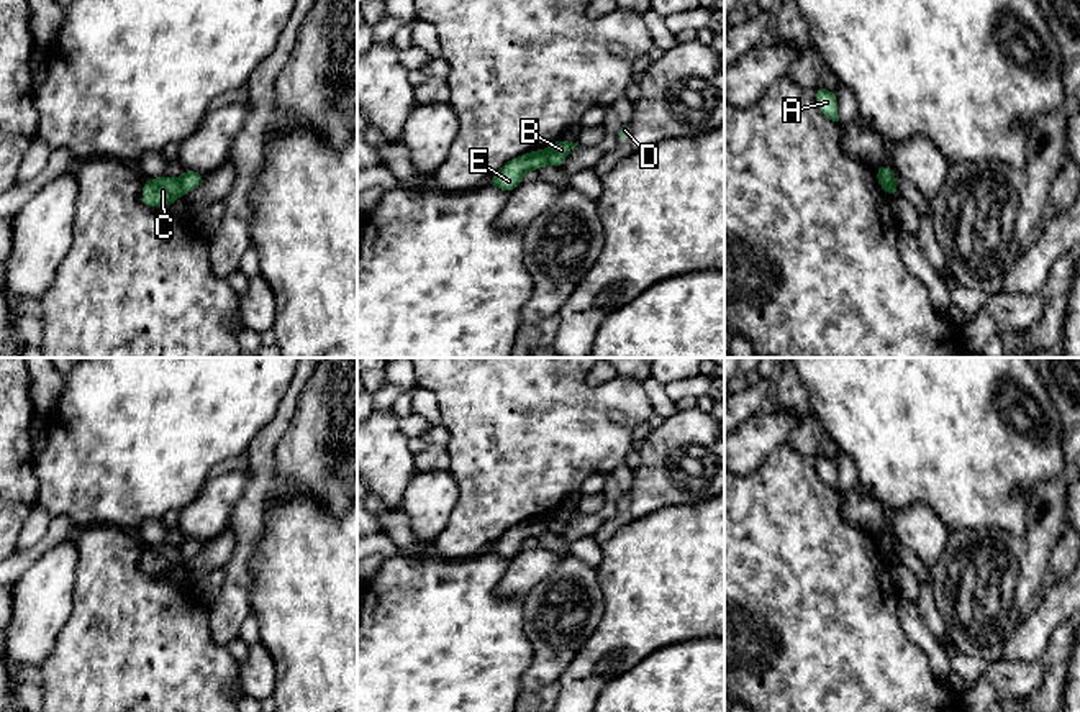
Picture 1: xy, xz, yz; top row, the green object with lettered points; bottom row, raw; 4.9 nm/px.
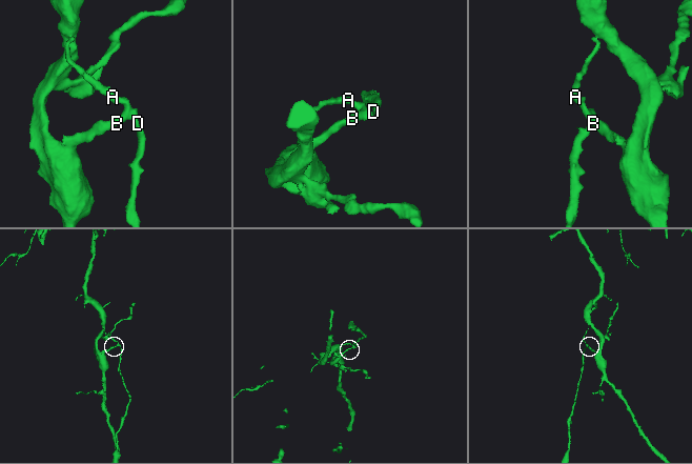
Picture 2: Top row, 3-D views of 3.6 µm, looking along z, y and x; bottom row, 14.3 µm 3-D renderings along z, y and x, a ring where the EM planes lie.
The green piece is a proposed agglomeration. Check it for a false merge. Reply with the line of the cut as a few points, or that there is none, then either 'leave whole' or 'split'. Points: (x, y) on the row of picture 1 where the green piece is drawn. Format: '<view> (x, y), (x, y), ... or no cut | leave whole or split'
xz (543, 151), (548, 163) | split

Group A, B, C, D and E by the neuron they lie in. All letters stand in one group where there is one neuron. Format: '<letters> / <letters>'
A B D / C E

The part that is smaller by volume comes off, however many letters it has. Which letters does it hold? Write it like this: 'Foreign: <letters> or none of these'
Foreign: A, B, D

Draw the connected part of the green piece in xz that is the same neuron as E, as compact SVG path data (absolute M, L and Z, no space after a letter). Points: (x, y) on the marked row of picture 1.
M531 151L523 156L513 157L501 169L498 169L488 184L497 189L513 192L521 182L526 171L539 171L547 164L544 151Z

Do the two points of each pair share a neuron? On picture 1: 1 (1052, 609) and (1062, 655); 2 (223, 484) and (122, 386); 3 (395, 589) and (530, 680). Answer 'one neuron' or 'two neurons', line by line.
1: two neurons
2: two neurons
3: two neurons

